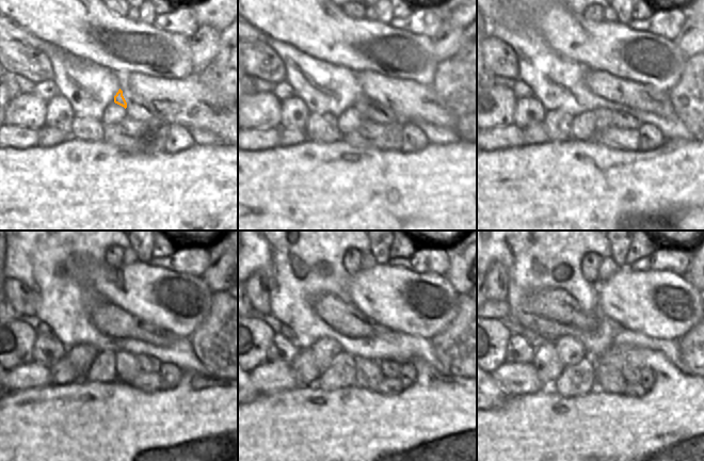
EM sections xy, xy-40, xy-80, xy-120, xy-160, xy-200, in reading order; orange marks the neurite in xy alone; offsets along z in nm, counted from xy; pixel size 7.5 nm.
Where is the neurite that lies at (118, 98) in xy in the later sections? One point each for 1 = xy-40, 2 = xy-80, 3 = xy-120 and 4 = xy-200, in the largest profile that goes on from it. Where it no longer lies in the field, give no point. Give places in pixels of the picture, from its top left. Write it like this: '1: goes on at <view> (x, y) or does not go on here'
1: goes on at xy-40 (362, 109)
2: goes on at xy-80 (603, 120)
3: goes on at xy-120 (127, 367)
4: goes on at xy-200 (606, 378)

